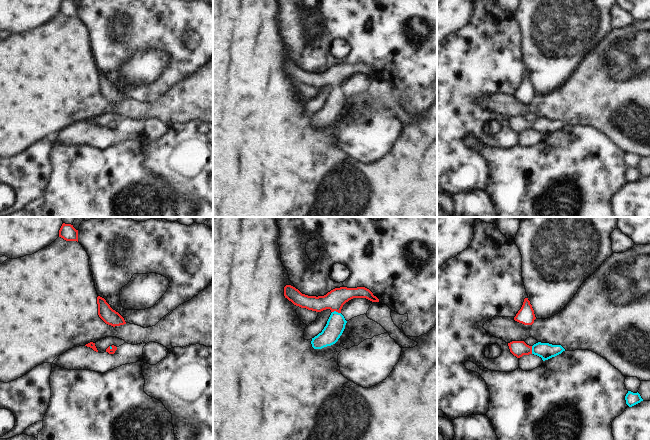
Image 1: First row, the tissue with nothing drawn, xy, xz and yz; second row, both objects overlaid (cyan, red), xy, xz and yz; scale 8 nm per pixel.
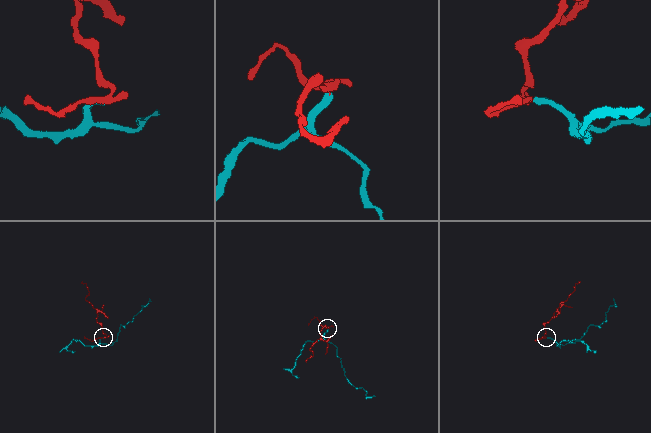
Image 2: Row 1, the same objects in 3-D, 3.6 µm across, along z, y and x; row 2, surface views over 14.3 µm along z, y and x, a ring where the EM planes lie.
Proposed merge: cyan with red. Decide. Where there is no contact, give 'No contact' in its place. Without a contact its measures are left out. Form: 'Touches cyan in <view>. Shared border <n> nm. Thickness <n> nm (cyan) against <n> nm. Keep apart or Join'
Touches cyan in xz. Shared border 70 nm. Thickness 150 nm (cyan) against 160 nm. Join.

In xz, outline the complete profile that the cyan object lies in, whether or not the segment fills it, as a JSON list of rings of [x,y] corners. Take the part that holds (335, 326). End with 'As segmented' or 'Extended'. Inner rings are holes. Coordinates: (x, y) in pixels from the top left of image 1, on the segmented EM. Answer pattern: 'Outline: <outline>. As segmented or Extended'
Outline: [[[291,285],[284,287],[284,296],[294,305],[308,310],[321,312],[331,310],[331,315],[326,326],[317,336],[312,338],[311,344],[314,349],[322,349],[335,344],[342,335],[347,321],[341,314],[343,305],[353,298],[366,298],[372,302],[379,302],[379,299],[365,287],[335,288],[324,296],[308,296],[302,294]]]. Extended.

